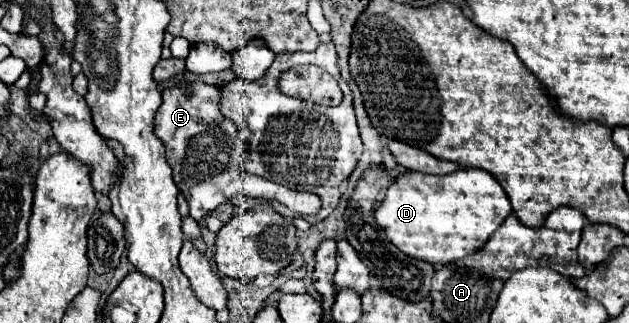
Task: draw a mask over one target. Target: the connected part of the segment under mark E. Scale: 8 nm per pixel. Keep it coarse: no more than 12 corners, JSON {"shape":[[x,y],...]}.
{"shape":[[163,89],[153,129],[201,223],[245,193],[315,215],[315,193],[241,173],[221,89]]}

